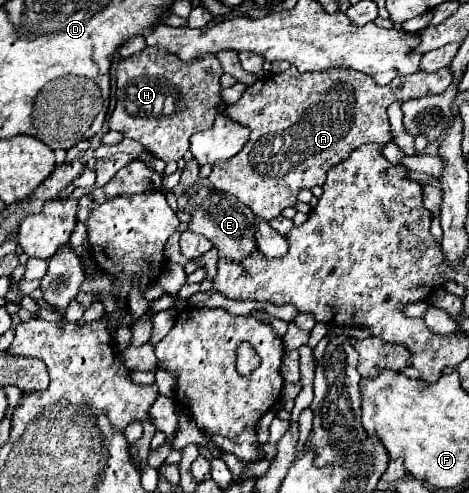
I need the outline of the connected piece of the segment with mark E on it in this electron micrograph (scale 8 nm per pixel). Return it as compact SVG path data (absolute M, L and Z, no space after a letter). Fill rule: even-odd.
M196 159L188 161L182 171L180 183L172 189L178 209L190 213L188 229L208 237L212 241L212 245L218 249L220 257L226 257L230 261L242 261L242 257L250 255L256 249L254 213L246 205L242 205L236 197L218 193L218 189L214 189L208 179L202 179L198 175L198 169L200 169L200 165L196 163Z

